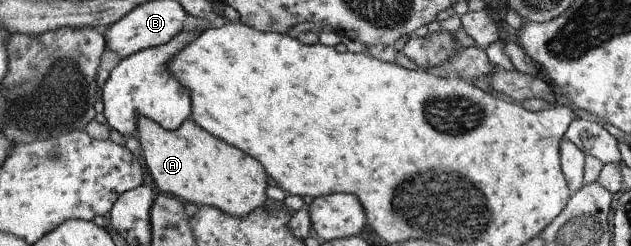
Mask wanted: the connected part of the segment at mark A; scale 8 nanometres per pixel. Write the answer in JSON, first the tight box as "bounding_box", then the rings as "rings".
{"bounding_box":[134,115,268,217],"rings":[[[139,115],[134,136],[141,144],[141,162],[147,166],[151,178],[161,192],[183,198],[197,207],[212,206],[236,217],[252,213],[257,207],[264,205],[268,185],[263,166],[255,158],[237,150],[235,146],[229,146],[221,142],[219,138],[213,138],[213,134],[207,134],[205,130],[201,130],[201,126],[197,126],[193,120],[185,120],[177,130],[172,131],[158,125],[152,118]]]}

